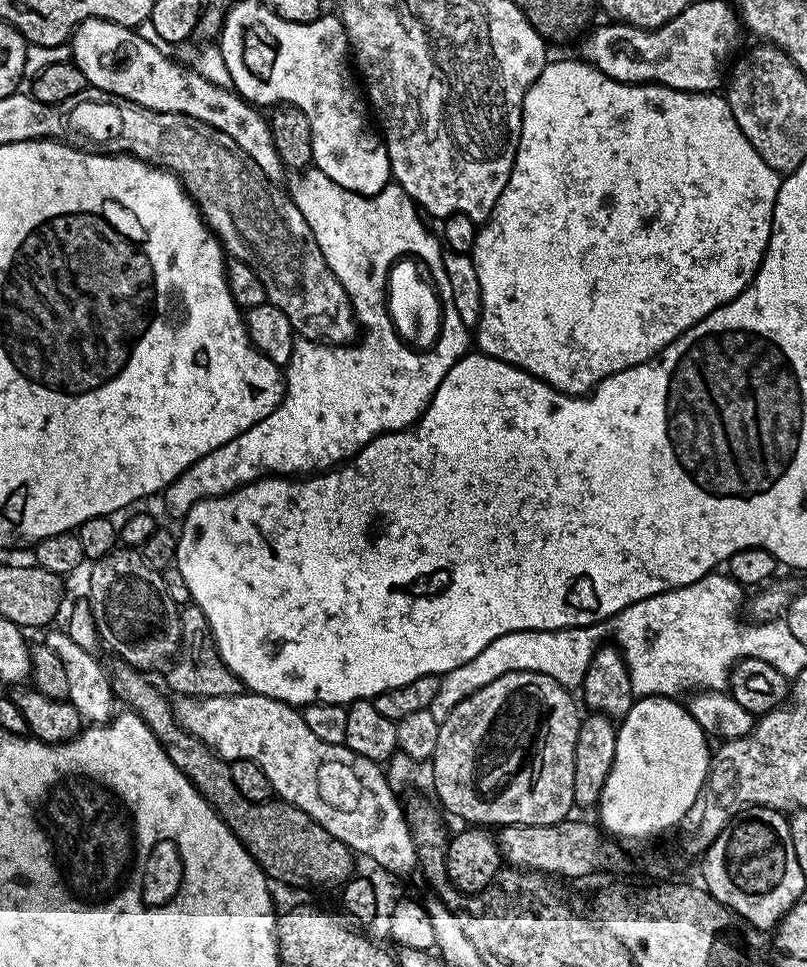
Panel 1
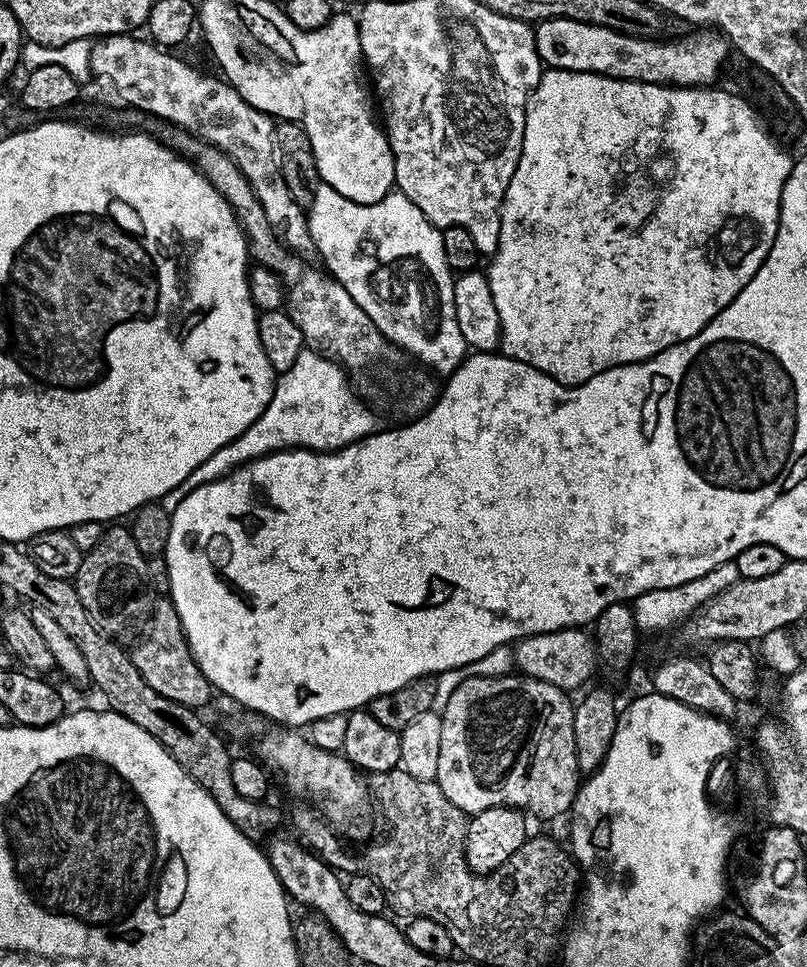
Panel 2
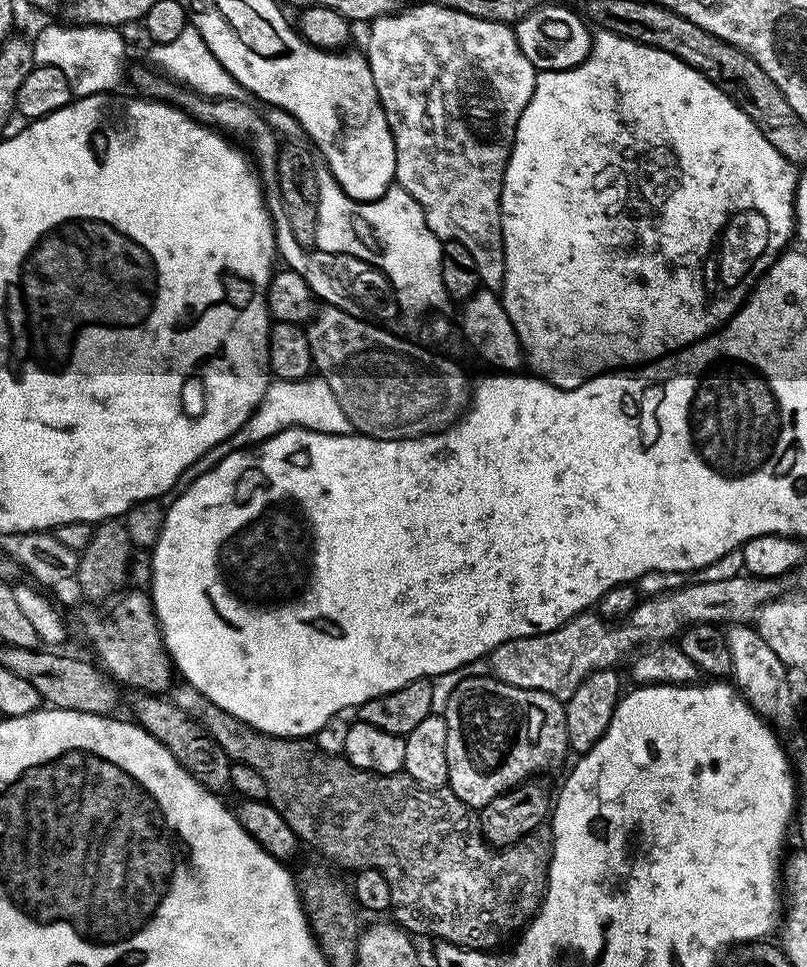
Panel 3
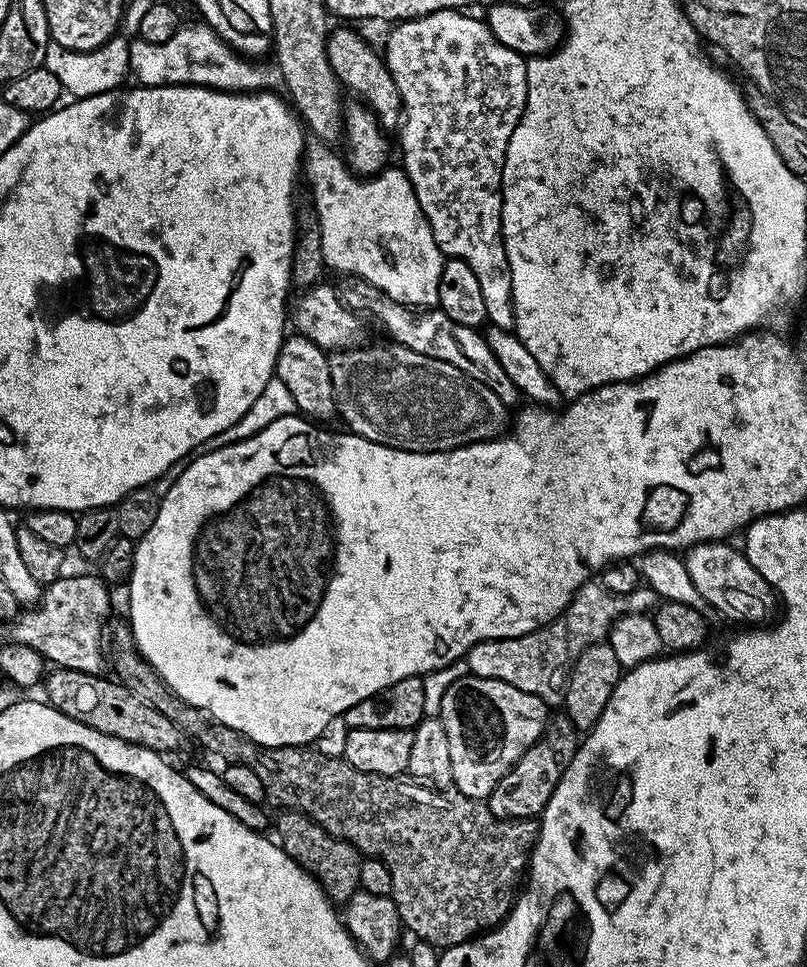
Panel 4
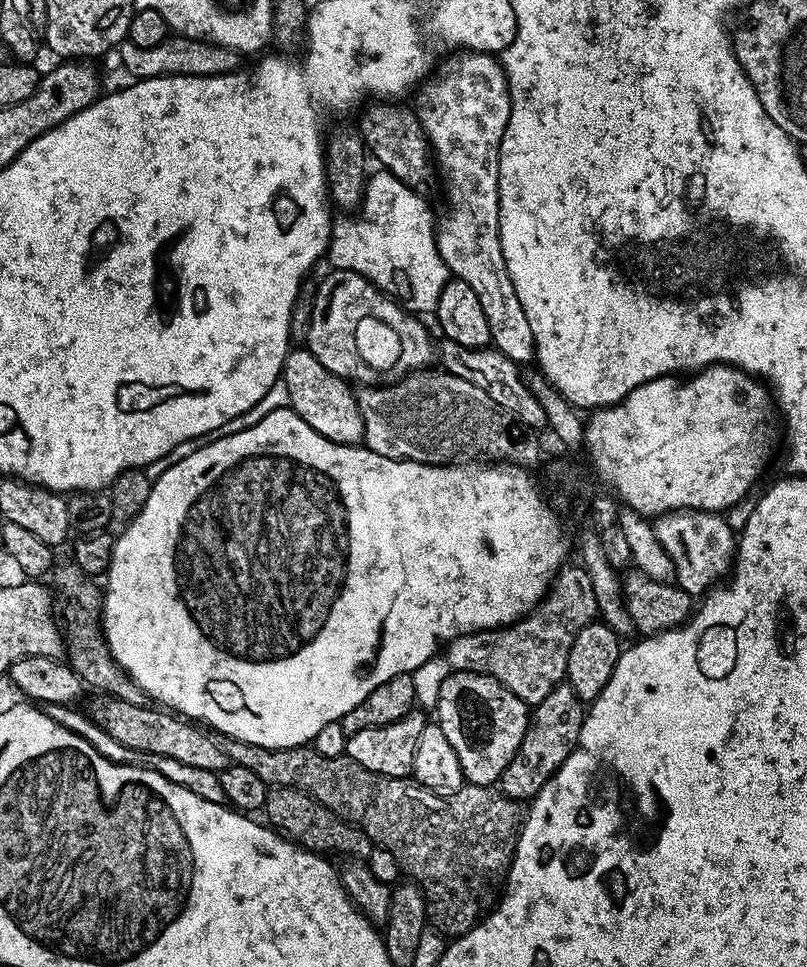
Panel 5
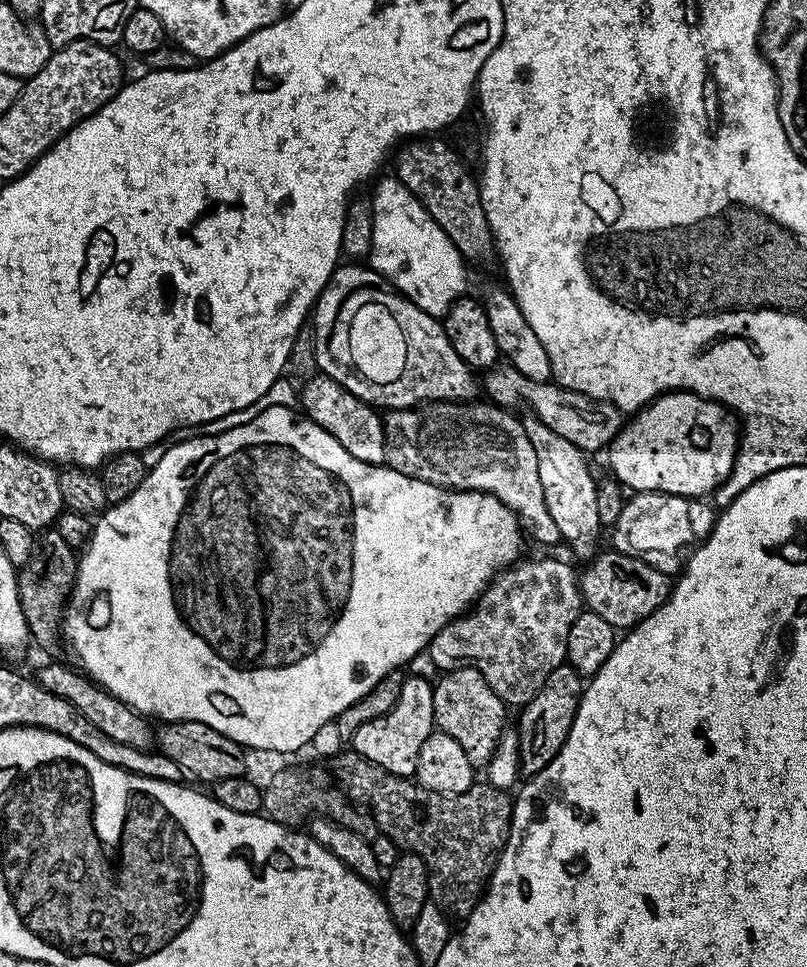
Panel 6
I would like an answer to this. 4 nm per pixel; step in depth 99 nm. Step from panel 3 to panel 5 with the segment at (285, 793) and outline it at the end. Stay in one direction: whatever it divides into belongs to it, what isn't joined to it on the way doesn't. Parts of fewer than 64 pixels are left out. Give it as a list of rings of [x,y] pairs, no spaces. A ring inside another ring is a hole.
[[[67,563],[61,568],[60,565],[53,567],[50,573],[50,581],[52,580],[53,584],[51,587],[58,597],[58,616],[62,621],[66,662],[89,689],[97,688],[97,693],[113,696],[122,702],[130,702],[130,706],[149,707],[150,697],[129,678],[104,641],[101,620],[102,592],[99,587],[96,589],[97,581],[87,576],[76,563]],[[231,738],[225,739],[223,745],[231,763],[246,766],[246,770],[254,770],[254,774],[258,774],[262,782],[273,788],[302,790],[347,824],[361,828],[372,839],[375,847],[390,850],[390,854],[398,858],[401,873],[421,888],[427,900],[427,923],[445,937],[465,936],[496,907],[516,853],[522,820],[514,820],[514,824],[502,826],[492,822],[498,820],[498,814],[494,810],[496,806],[488,804],[488,796],[486,808],[474,806],[472,800],[468,800],[466,796],[470,794],[470,790],[480,790],[480,784],[465,783],[464,787],[459,788],[454,794],[439,796],[411,779],[374,774],[358,766],[358,762],[354,762],[347,754],[338,758],[326,758],[318,754],[314,746],[263,748]]]

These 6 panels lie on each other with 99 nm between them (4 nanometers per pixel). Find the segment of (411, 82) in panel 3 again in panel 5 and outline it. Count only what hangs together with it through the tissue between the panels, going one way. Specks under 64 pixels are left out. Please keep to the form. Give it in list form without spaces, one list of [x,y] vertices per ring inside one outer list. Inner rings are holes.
[[[456,50],[445,58],[439,64],[432,75],[419,85],[418,91],[415,93],[416,101],[414,107],[420,117],[424,133],[432,146],[435,163],[438,165],[439,175],[444,180],[444,196],[448,199],[448,209],[444,212],[444,217],[439,217],[436,224],[436,245],[438,246],[438,254],[444,259],[445,269],[455,279],[468,283],[474,290],[474,295],[478,297],[478,303],[482,306],[482,310],[486,313],[486,323],[490,325],[490,338],[492,339],[491,347],[497,348],[502,354],[506,354],[506,358],[510,358],[514,363],[521,366],[527,365],[527,360],[531,361],[536,355],[536,343],[534,342],[534,330],[530,330],[530,318],[526,318],[526,310],[522,310],[522,302],[518,302],[518,290],[514,286],[514,282],[508,273],[506,266],[506,258],[502,254],[502,242],[500,241],[500,195],[498,194],[498,166],[500,165],[500,147],[502,146],[502,134],[506,134],[506,122],[510,122],[510,90],[508,89],[508,79],[504,73],[503,63],[495,55],[486,52],[473,52],[471,50]]]

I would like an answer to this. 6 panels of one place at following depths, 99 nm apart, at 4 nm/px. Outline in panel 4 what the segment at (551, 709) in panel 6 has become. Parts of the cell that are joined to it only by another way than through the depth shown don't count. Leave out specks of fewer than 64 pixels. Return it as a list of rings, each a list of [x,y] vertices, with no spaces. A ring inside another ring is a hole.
[[[566,714],[553,715],[548,723],[544,725],[544,733],[514,762],[514,766],[494,786],[494,790],[486,798],[488,809],[495,816],[503,820],[513,818],[536,818],[543,813],[544,807],[550,802],[550,794],[558,786],[562,778],[564,768],[570,766],[577,748],[580,747],[581,737],[570,722]]]

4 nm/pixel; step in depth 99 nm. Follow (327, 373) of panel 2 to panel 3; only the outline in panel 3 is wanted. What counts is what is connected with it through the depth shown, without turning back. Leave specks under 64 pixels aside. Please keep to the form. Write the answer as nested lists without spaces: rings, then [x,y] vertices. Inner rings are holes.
[[[319,378],[306,380],[273,379],[252,417],[235,434],[226,438],[226,442],[218,442],[218,446],[206,450],[206,454],[202,454],[202,458],[198,458],[198,462],[194,462],[194,466],[186,469],[184,480],[191,482],[198,479],[215,464],[222,462],[222,458],[226,458],[230,453],[236,452],[240,448],[260,444],[287,428],[305,428],[335,436],[342,436],[353,431],[352,423],[346,418],[342,406],[338,406],[338,398],[334,398],[334,390],[330,390],[330,386],[326,386],[324,380]]]

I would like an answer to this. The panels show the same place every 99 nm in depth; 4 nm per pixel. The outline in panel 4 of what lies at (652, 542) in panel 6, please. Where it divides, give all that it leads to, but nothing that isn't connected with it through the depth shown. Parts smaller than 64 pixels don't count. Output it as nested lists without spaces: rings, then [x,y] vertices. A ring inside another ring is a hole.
[[[707,540],[705,544],[695,544],[683,553],[686,570],[702,598],[718,610],[725,621],[737,620],[740,626],[764,626],[778,612],[778,597],[772,587],[754,570],[747,556],[739,547],[731,548],[728,542]]]

